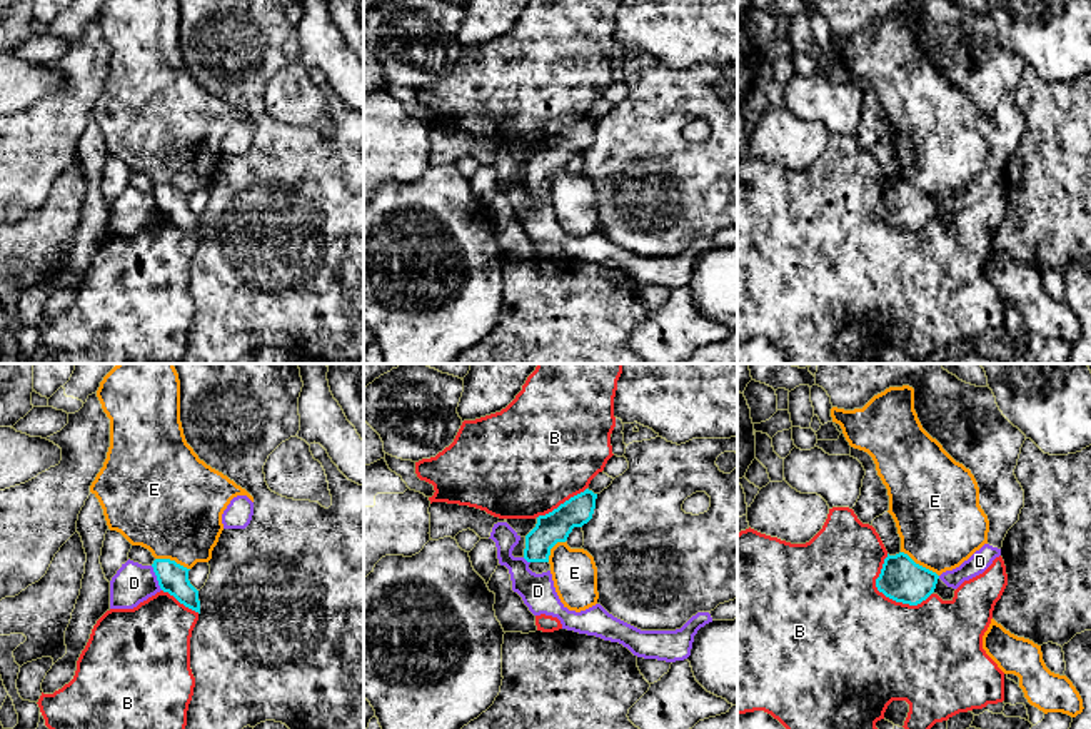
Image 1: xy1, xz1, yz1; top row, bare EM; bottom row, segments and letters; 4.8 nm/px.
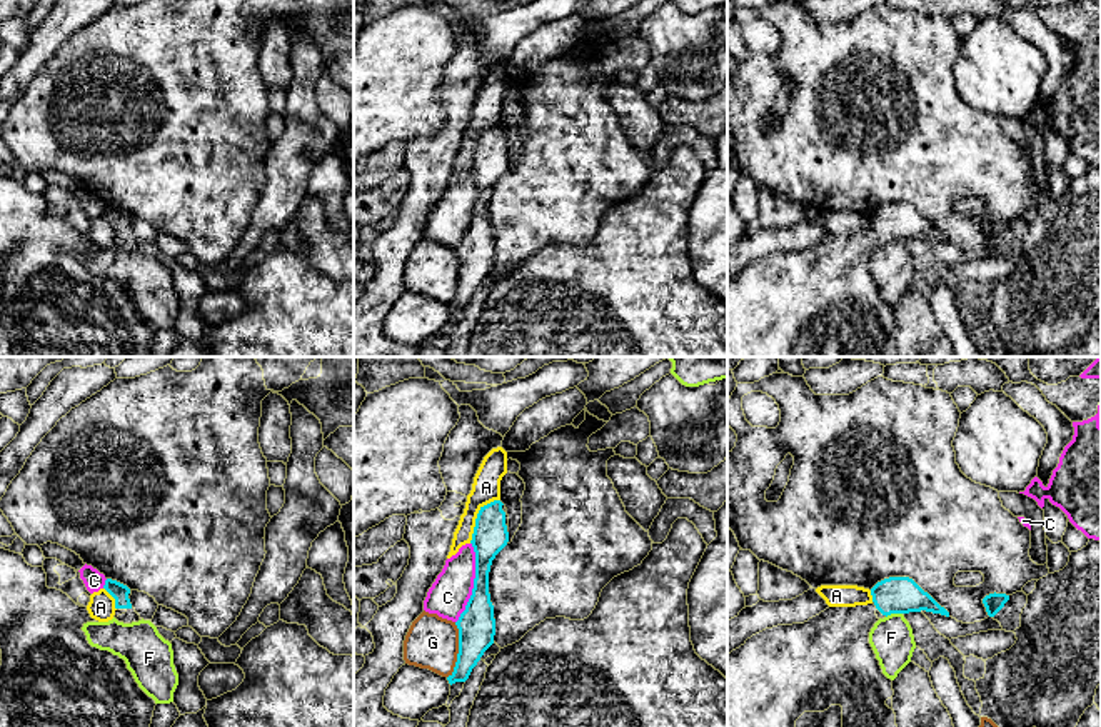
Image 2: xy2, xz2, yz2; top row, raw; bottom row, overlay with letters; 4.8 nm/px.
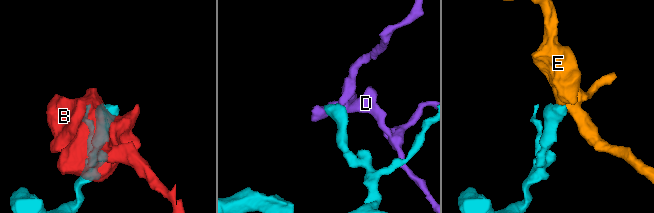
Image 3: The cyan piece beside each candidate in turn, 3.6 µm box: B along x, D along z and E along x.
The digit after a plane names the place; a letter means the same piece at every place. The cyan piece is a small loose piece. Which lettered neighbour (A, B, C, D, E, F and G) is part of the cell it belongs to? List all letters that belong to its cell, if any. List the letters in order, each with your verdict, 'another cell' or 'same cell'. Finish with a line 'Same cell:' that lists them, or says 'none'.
A: another cell
B: another cell
C: another cell
D: another cell
E: another cell
F: another cell
G: another cell
Same cell: none

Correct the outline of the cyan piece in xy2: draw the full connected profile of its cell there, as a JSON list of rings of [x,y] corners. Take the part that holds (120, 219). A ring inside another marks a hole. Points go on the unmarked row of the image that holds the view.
[[[107,205],[103,215],[115,225],[115,235],[123,240],[117,243],[118,248],[132,250],[142,247],[130,230],[130,215],[117,207]]]

